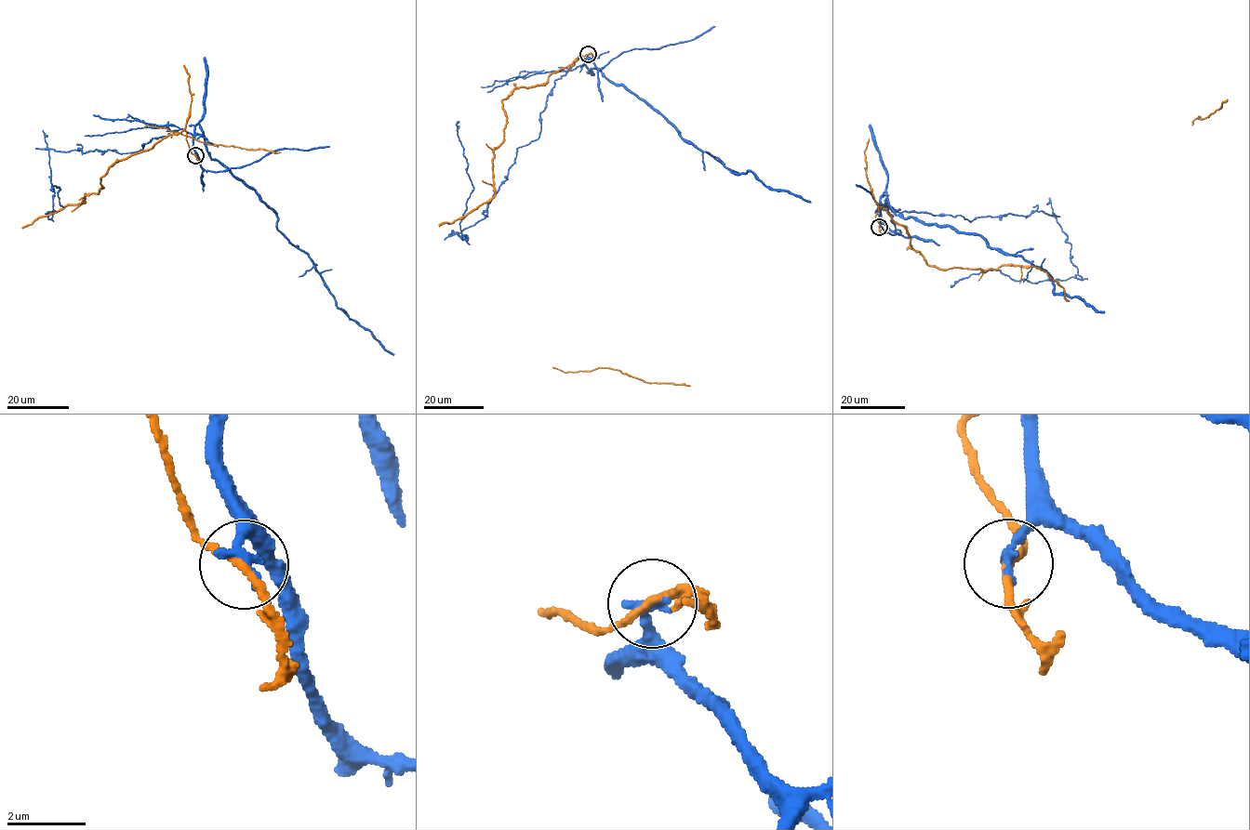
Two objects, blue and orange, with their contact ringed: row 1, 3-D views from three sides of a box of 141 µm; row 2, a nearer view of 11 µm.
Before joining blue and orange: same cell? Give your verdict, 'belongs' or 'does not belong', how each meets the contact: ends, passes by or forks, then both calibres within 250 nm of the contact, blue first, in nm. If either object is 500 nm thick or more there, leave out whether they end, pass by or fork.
does not belong; blue ends; orange passes by; calibres 320 and 190 nm

